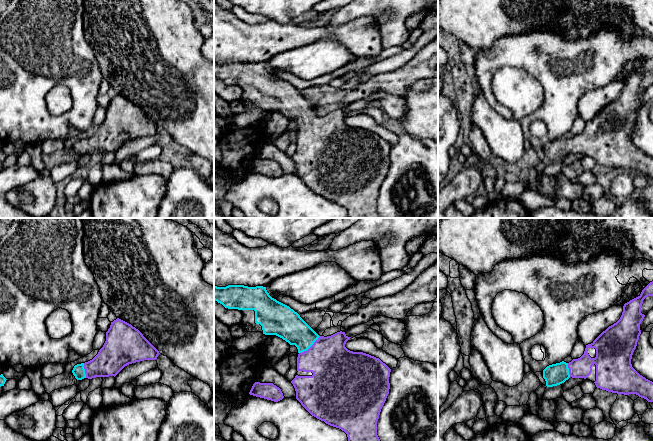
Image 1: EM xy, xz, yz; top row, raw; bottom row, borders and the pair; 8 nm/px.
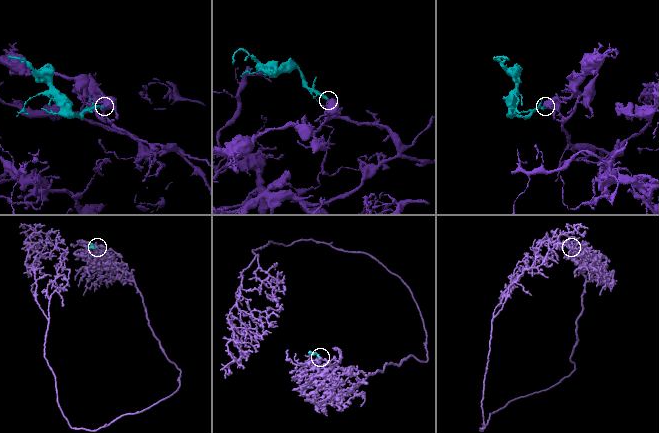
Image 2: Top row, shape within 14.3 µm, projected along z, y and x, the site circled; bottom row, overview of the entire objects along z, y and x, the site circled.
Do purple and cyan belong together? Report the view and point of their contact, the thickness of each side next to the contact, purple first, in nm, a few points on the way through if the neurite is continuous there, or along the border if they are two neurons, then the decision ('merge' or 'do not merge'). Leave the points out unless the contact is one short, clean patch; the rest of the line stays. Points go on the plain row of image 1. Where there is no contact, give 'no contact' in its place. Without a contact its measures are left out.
meets purple in xz at (310, 123); 360 nm thick on the purple side, 240 nm on the other; runs through xz (334, 143), (310, 123), (288, 101); merge

